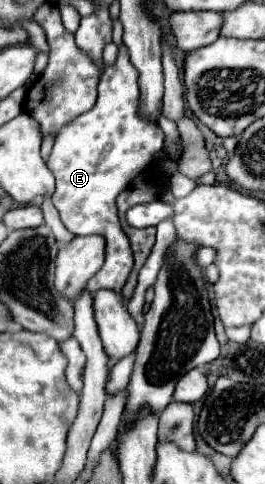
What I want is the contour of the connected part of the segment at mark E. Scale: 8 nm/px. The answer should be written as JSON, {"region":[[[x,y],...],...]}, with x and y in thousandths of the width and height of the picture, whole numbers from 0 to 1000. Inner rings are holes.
{"region":[[[457,91],[442,124],[389,140],[358,219],[223,273],[177,335],[215,372],[200,421],[223,434],[245,471],[291,488],[374,483],[396,492],[396,545],[336,579],[336,603],[358,603],[366,595],[426,595],[434,603],[457,603],[502,554],[502,521],[479,488],[457,475],[434,409],[472,393],[472,380],[487,380],[487,372],[502,372],[532,347],[555,347],[577,322],[615,306],[623,281],[608,264],[585,252],[570,256],[517,227],[517,157],[525,149],[494,132],[479,99]]]}

